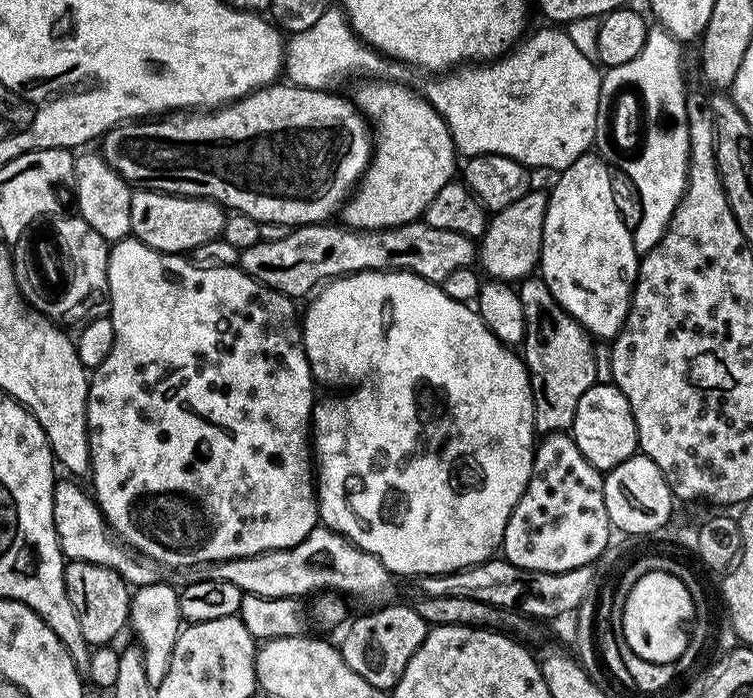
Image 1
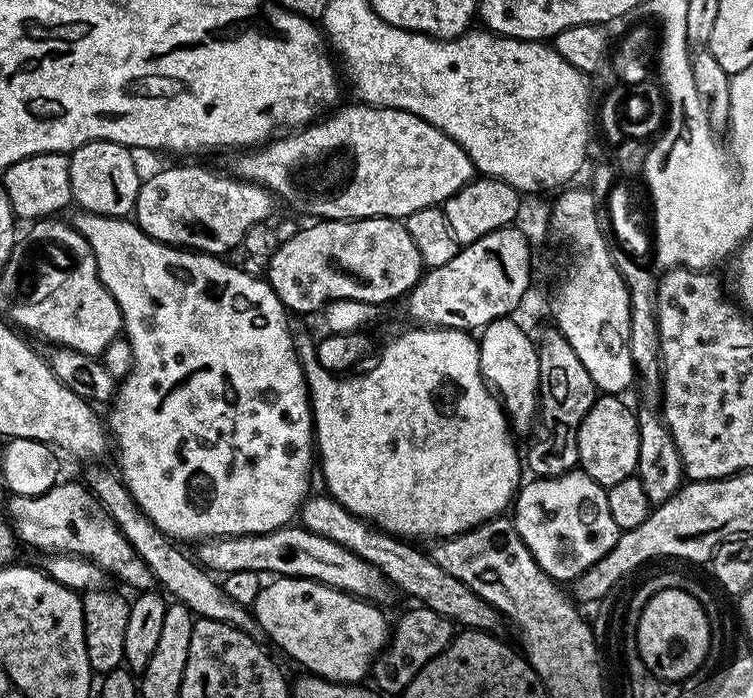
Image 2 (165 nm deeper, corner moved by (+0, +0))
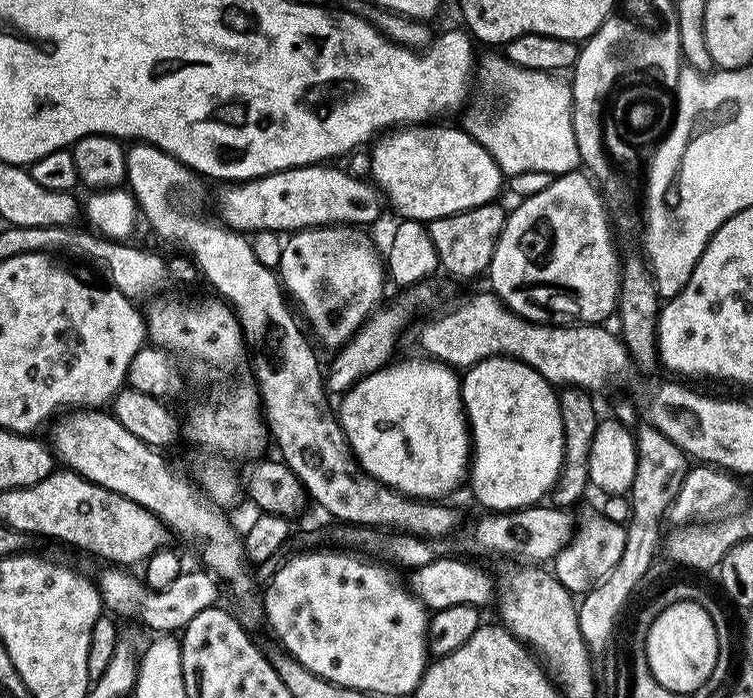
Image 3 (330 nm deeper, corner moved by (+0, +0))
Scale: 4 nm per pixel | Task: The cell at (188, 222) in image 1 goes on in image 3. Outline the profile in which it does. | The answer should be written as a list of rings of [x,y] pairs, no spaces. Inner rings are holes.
[[[323,163],[308,164],[304,168],[291,168],[275,172],[269,176],[260,176],[257,180],[236,182],[220,196],[219,219],[241,234],[253,234],[260,231],[272,231],[279,234],[301,232],[304,228],[323,228],[329,224],[347,224],[349,226],[369,226],[386,208],[386,201],[375,183],[367,179],[359,180],[336,166],[325,166]]]

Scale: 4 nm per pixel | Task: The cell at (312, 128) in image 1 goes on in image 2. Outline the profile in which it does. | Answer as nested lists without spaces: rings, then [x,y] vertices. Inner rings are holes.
[[[363,102],[339,108],[328,114],[333,116],[325,115],[307,126],[277,135],[263,146],[241,151],[232,164],[231,175],[267,188],[277,201],[285,200],[290,207],[312,216],[308,218],[322,220],[361,220],[375,216],[407,218],[414,210],[443,205],[459,188],[474,179],[472,160],[466,150],[445,132],[430,126],[430,122],[406,110],[373,108]]]

